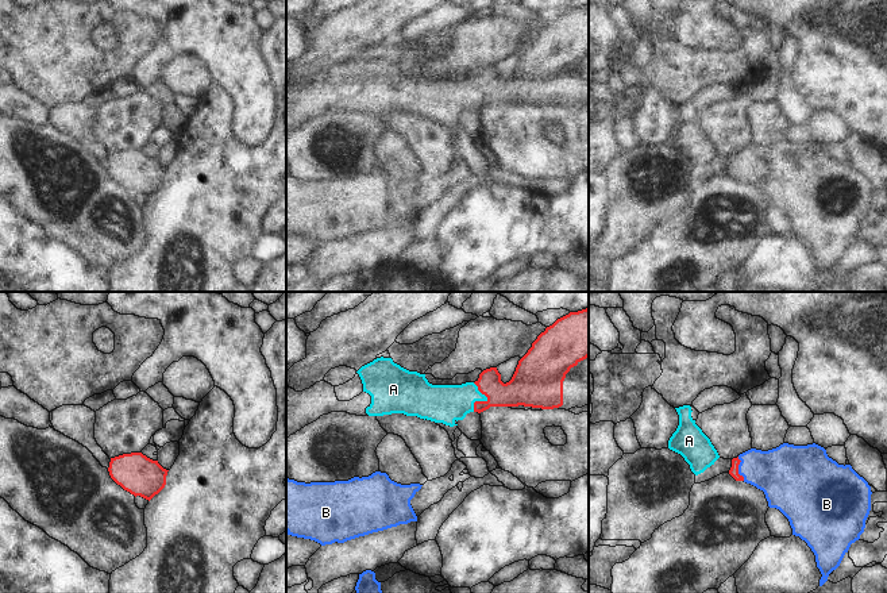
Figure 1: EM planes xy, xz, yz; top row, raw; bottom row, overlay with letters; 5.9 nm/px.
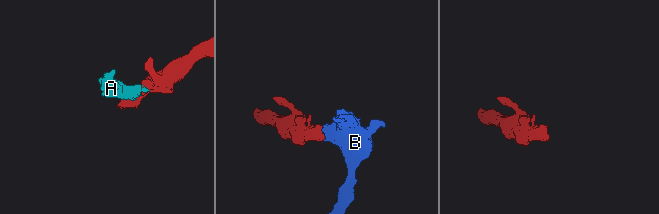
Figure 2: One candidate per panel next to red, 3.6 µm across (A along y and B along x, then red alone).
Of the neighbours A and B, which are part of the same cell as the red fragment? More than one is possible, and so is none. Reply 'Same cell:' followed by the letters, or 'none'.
Same cell: B

